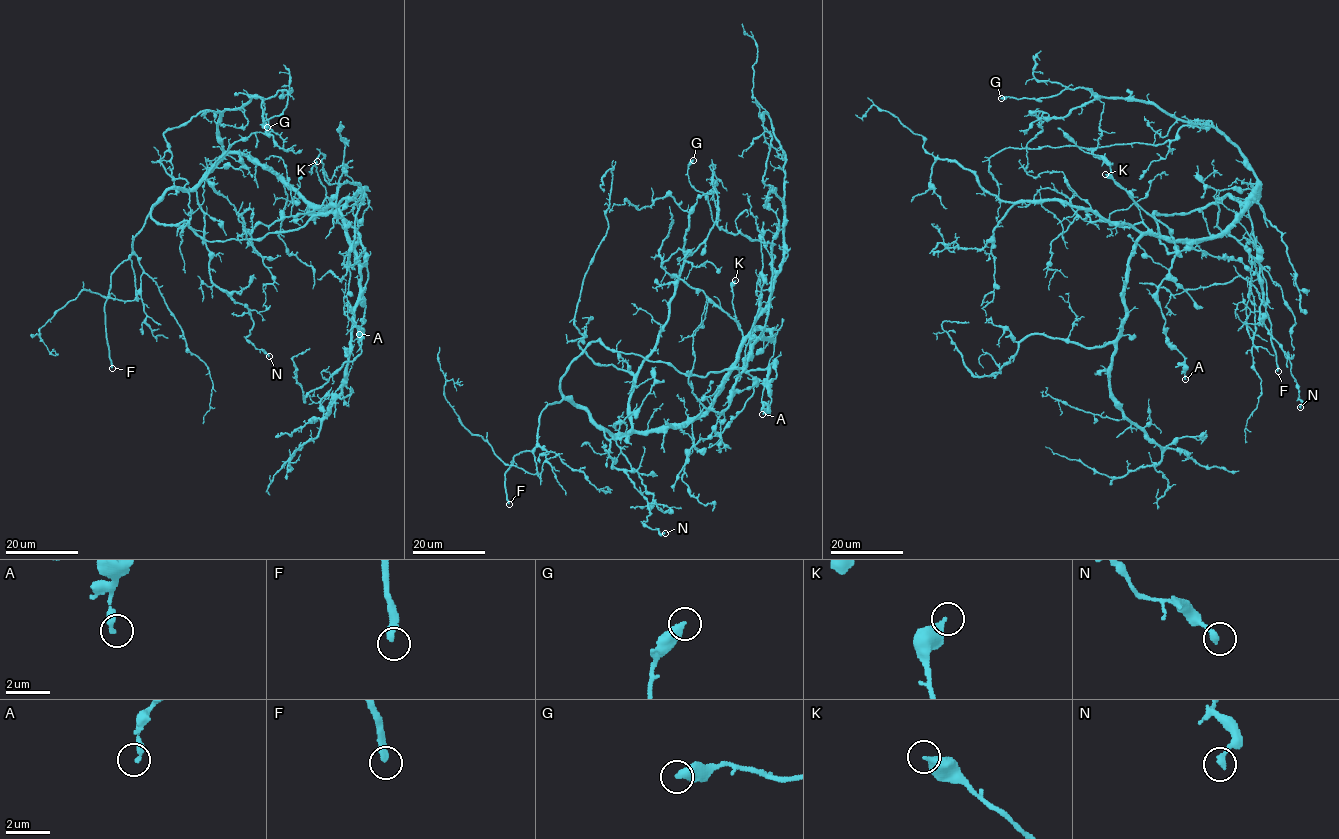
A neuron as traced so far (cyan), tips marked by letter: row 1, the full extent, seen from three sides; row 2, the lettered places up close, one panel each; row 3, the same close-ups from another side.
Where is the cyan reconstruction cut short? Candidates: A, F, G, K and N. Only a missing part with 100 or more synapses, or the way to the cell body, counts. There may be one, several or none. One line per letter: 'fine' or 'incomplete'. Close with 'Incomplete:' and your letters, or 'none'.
A: fine
F: incomplete
G: fine
K: fine
N: fine
Incomplete: F

